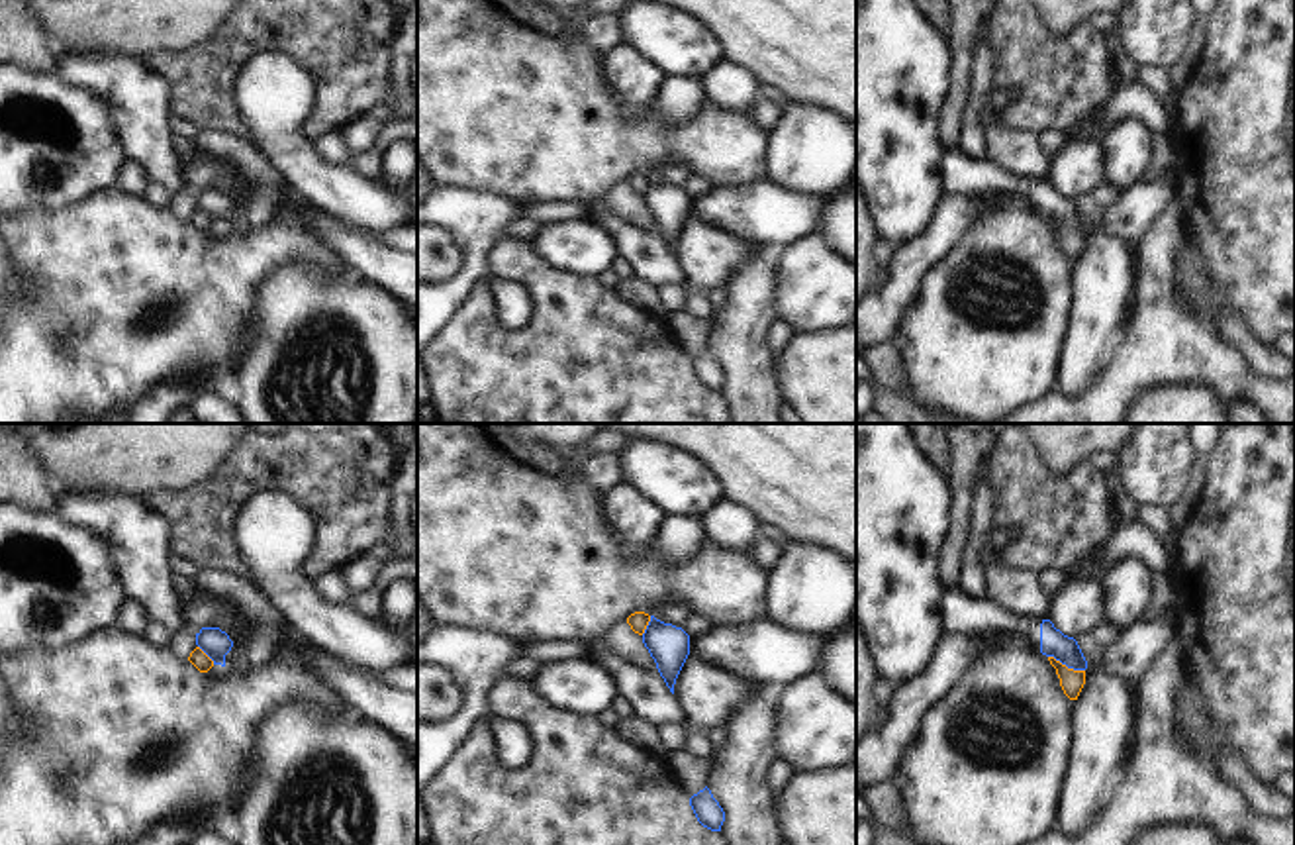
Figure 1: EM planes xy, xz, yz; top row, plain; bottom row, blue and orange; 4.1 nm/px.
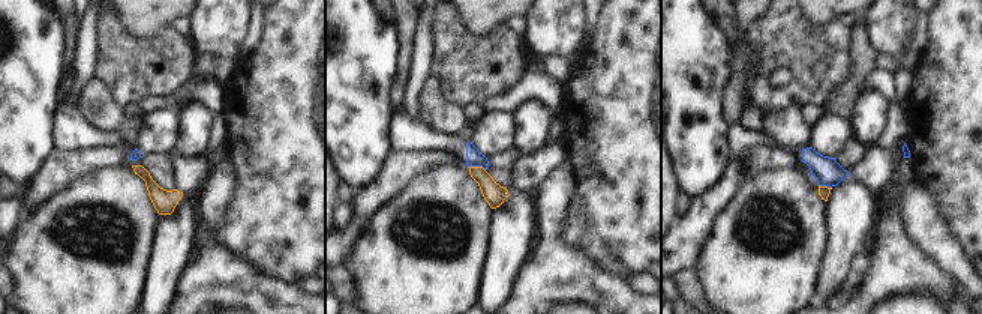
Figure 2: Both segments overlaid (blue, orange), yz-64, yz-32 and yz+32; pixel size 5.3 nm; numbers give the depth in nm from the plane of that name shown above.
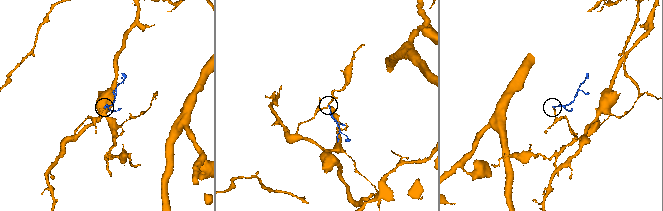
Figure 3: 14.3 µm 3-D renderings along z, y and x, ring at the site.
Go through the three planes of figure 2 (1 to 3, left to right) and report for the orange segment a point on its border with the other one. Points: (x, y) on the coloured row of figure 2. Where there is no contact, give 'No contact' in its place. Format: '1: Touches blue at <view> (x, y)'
1: No contact
2: Touches blue at yz-32 (477, 166)
3: Touches blue at yz+32 (825, 185)

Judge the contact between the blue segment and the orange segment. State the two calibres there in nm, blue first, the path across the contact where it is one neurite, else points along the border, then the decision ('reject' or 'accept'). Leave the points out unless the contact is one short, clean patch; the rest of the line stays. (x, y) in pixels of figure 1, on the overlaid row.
110/100 nm | along yz (1049, 655), (1084, 671) | reject

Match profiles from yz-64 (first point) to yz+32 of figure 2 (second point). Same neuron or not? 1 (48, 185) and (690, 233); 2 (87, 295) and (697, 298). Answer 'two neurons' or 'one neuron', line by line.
1: one neuron
2: two neurons

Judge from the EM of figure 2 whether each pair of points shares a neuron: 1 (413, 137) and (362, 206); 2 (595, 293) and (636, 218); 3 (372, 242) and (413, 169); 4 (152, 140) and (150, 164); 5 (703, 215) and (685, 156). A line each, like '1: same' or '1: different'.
1: different
2: different
3: different
4: different
5: different

